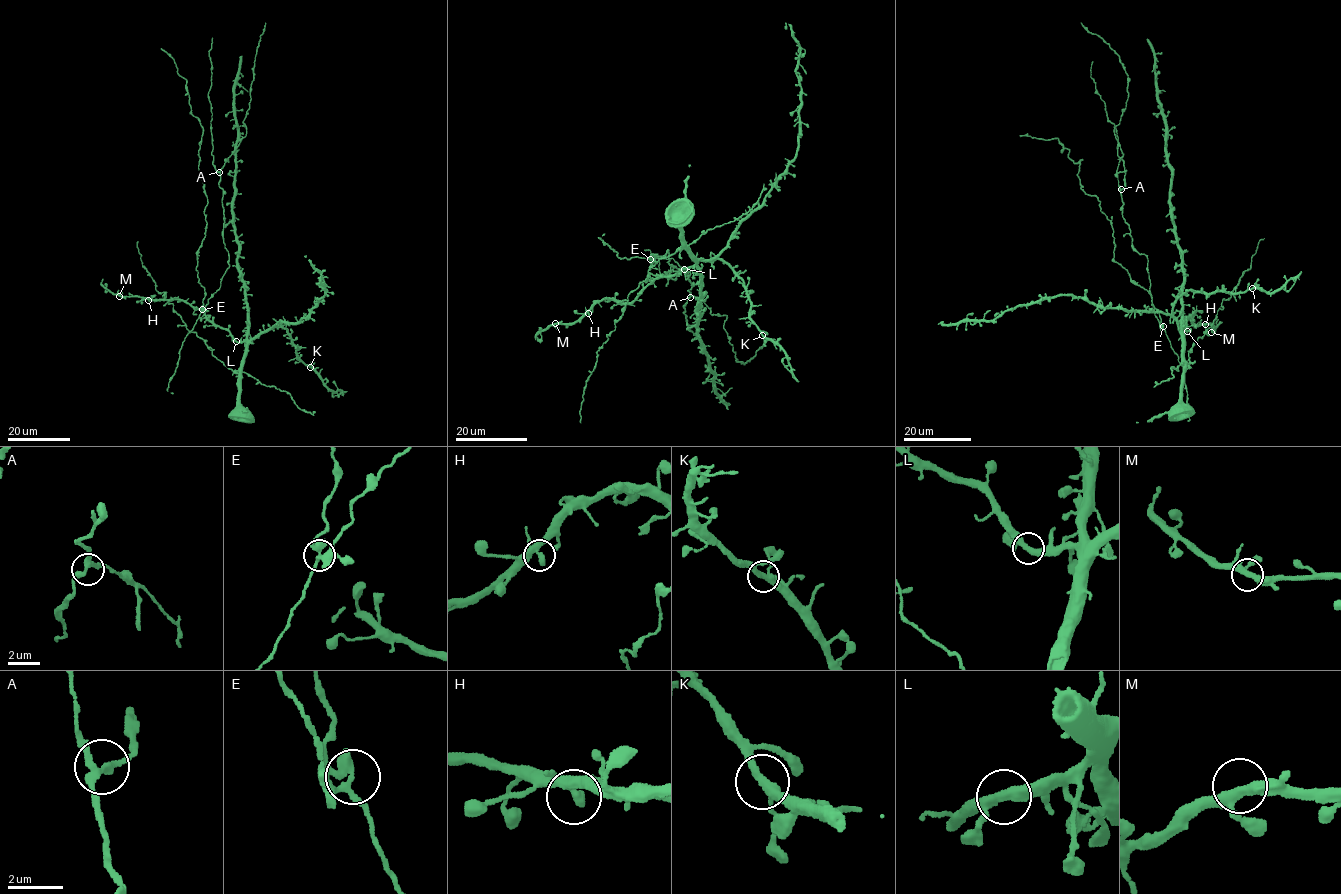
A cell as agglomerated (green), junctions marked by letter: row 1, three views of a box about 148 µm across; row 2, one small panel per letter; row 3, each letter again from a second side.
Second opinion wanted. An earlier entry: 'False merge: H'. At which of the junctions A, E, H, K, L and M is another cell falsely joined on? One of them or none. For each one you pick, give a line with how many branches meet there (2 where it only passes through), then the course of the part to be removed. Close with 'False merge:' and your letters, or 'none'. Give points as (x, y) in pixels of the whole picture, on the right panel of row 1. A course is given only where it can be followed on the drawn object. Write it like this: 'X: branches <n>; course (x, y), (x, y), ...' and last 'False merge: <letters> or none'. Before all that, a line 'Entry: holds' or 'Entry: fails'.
Entry: fails
False merge: none

